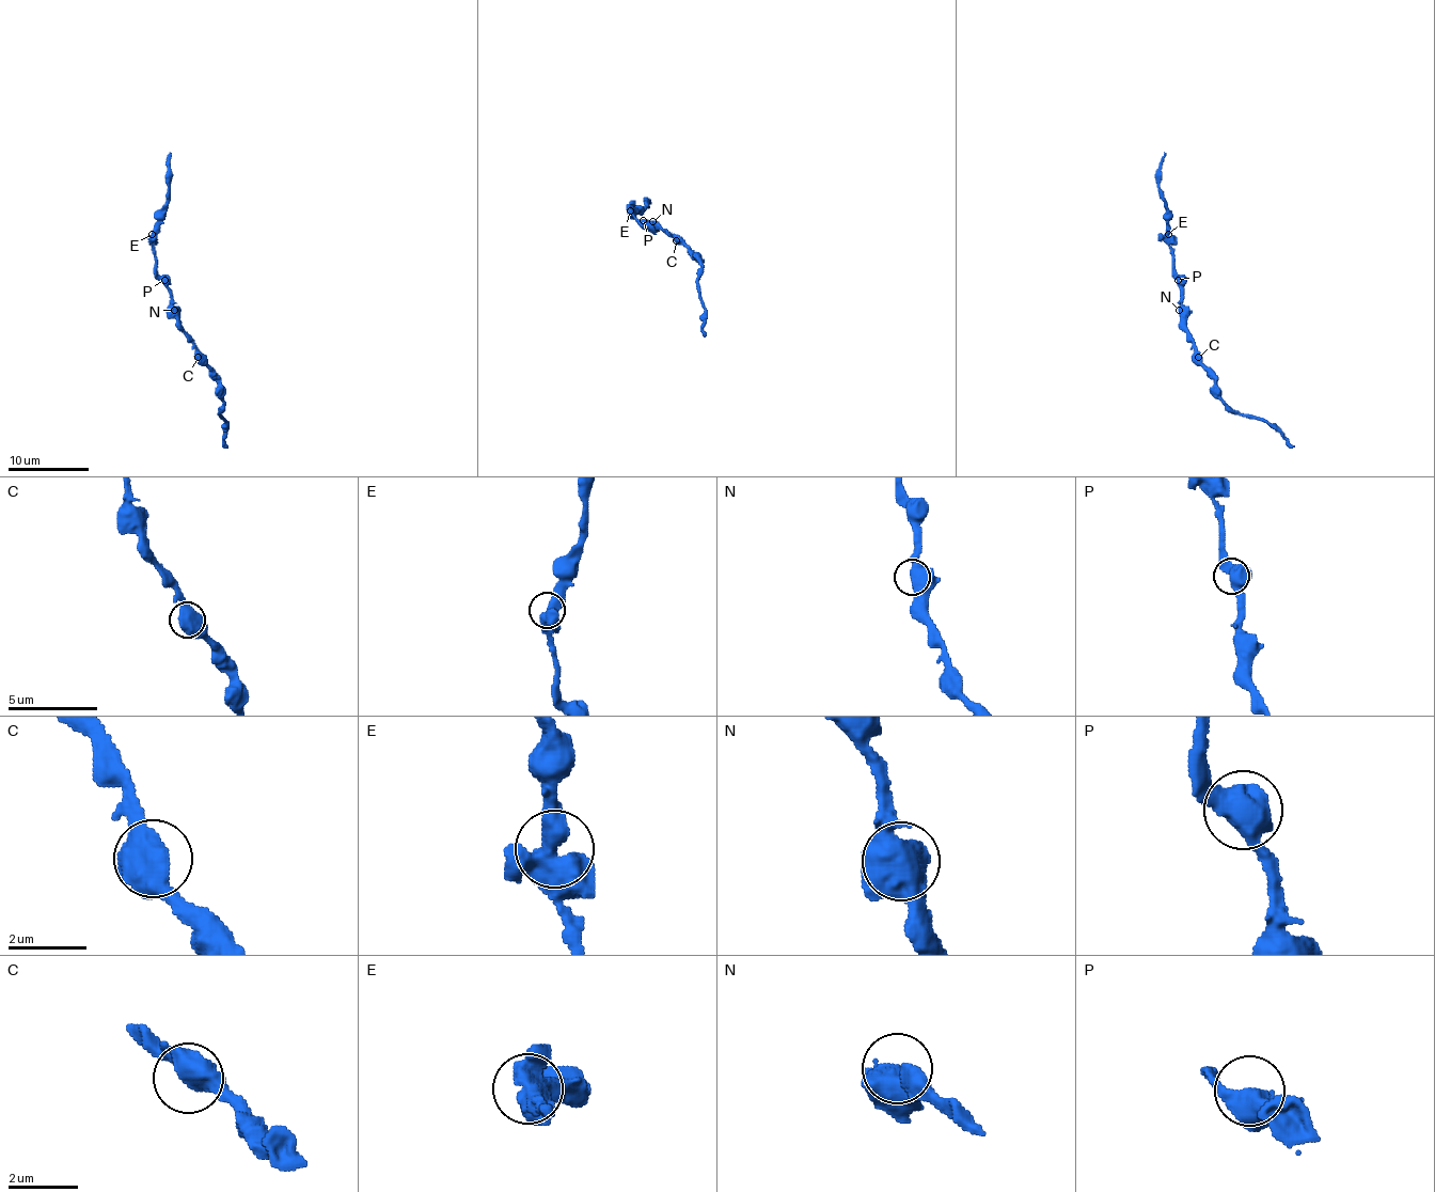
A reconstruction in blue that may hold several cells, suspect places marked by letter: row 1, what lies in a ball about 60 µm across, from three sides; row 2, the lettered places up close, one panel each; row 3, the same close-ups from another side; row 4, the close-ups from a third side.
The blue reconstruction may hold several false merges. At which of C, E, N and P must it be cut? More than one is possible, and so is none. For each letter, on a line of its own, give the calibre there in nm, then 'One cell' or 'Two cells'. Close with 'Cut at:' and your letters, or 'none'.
C: Thickness 480 nm. One cell
E: Thickness 500 nm. One cell
N: Thickness 480 nm. One cell
P: Thickness 480 nm. One cell
Cut at: none

